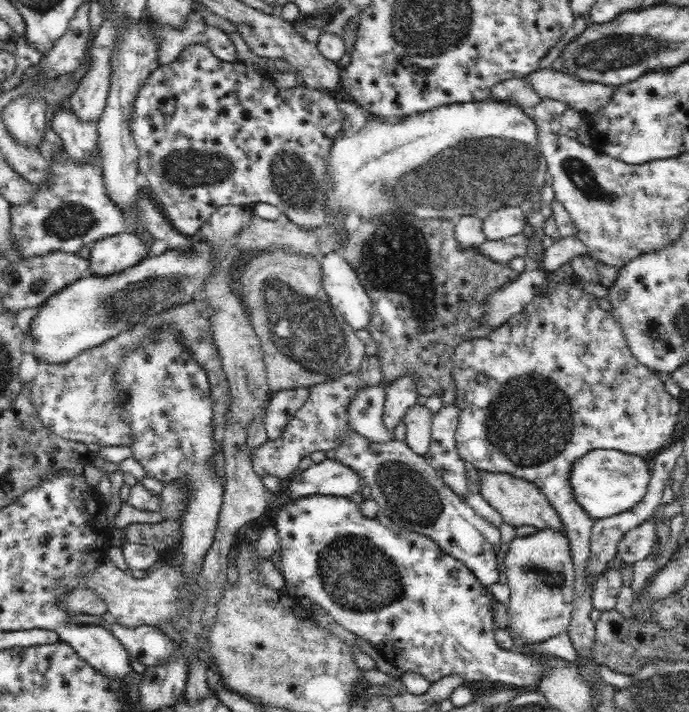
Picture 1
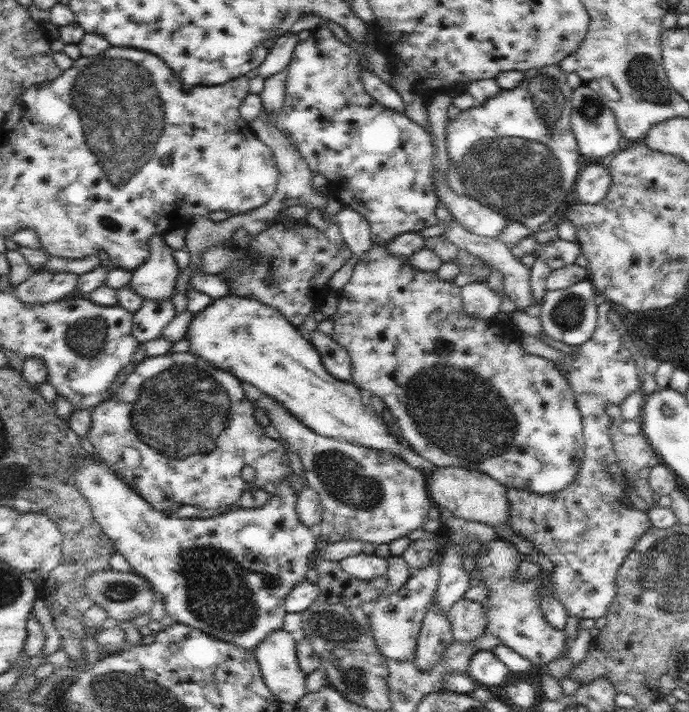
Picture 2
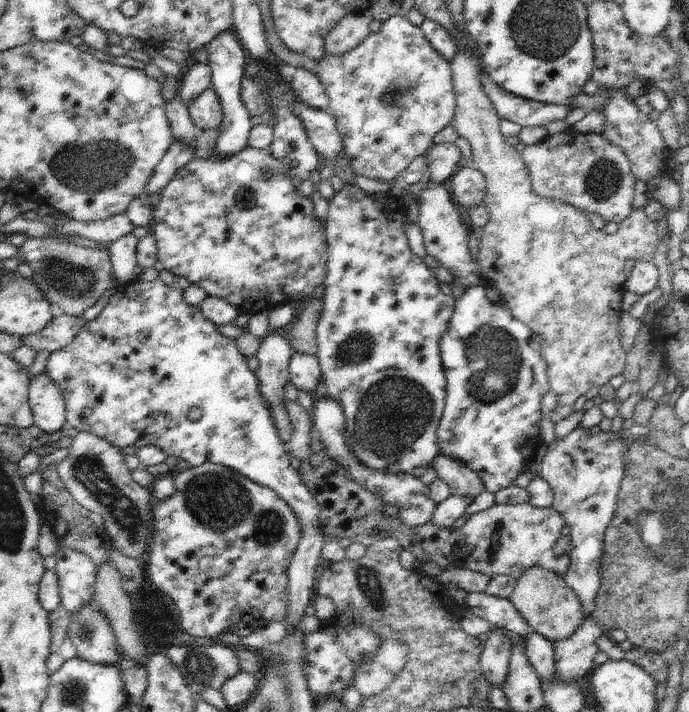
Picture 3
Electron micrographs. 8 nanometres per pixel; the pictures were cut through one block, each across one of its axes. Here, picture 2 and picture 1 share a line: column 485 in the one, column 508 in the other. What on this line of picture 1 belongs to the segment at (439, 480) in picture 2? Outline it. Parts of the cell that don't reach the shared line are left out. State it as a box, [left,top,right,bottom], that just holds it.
[480,470,568,538]

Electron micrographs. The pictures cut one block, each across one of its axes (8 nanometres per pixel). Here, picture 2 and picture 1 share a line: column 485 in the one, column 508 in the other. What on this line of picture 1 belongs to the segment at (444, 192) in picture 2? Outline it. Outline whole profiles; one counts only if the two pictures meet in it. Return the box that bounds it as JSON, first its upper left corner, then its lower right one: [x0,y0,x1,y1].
[482,208,526,240]

